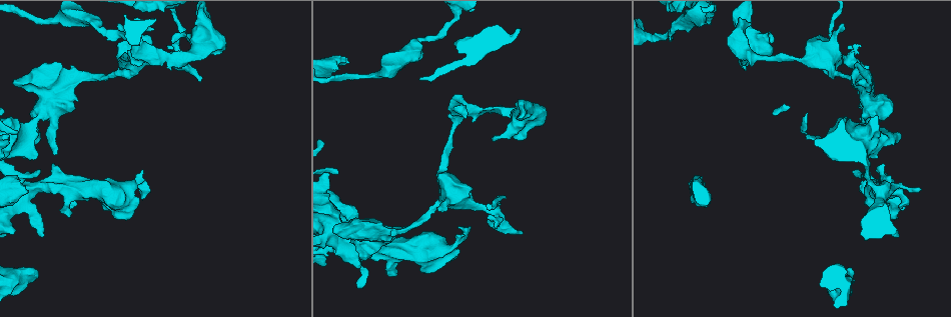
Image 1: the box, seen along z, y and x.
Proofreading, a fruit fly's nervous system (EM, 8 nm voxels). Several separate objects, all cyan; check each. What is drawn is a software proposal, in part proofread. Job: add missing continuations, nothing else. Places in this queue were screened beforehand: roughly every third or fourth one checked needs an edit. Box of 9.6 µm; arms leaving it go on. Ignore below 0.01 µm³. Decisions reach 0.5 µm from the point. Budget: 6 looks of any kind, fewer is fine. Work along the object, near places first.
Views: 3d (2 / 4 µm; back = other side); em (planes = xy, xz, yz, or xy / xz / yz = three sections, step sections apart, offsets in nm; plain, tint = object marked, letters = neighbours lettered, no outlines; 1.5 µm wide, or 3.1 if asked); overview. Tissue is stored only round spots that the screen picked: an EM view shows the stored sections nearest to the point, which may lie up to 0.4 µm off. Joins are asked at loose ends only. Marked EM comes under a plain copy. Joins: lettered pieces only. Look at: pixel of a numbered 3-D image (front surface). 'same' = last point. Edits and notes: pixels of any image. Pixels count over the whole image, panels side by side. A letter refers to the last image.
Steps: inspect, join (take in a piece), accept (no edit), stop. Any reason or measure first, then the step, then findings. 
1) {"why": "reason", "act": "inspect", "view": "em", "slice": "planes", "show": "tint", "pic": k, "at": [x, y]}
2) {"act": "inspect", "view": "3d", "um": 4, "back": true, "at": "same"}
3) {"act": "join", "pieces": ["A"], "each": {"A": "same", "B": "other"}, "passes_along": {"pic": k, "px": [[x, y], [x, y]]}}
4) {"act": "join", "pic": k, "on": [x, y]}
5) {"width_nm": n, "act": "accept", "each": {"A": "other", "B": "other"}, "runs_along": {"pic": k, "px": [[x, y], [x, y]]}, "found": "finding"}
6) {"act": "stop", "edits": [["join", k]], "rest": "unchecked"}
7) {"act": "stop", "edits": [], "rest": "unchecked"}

{"why": "stops while still wide", "act": "inspect", "view": "3d", "um": 4, "pic": 1, "at": [876, 158]}

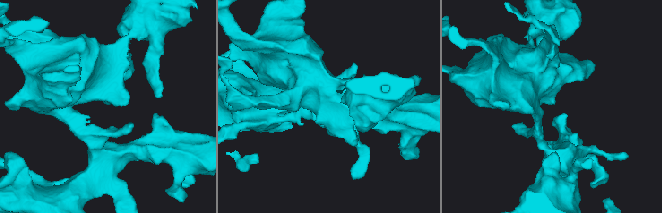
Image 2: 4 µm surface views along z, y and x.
{"act": "inspect", "view": "em", "slice": "yz", "step": 4, "show": "tint", "pic": 2, "at": [106, 103]}

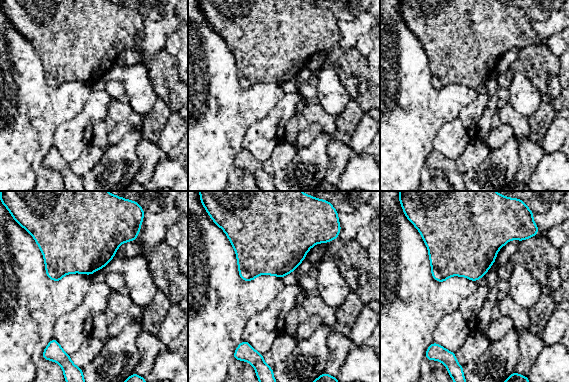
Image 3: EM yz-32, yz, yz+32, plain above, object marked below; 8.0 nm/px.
{"act": "inspect", "view": "em", "slice": "planes", "show": "letters", "at": "same"}

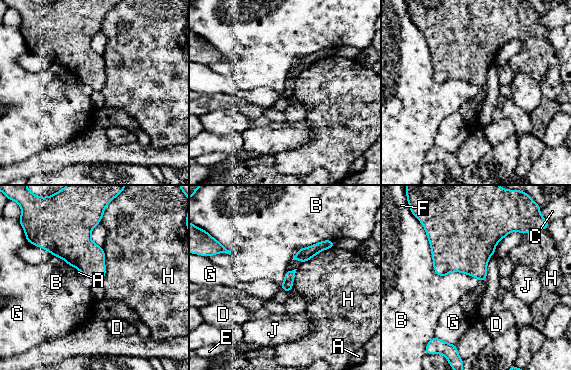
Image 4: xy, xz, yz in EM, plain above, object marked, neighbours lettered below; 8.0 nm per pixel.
{"act": "accept", "each": {"A": "other", "B": "other", "C": "other", "D": "other", "E": "other", "F": "other", "G": "other", "H": "other", "J": "other"}, "border": {"pic": 4, "px": [[426, 234], [433, 270], [446, 276]]}, "found": "none of them fits"}

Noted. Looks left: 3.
{"why": "branch stops here", "act": "inspect", "view": "3d", "um": 2, "pic": 1, "at": [119, 25]}

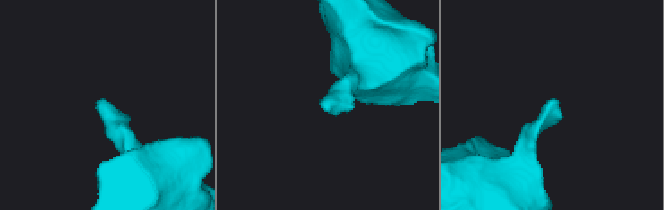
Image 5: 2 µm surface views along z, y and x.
{"act": "inspect", "view": "em", "slice": "xy", "step": 8, "show": "letters", "pic": 5, "at": [96, 107]}

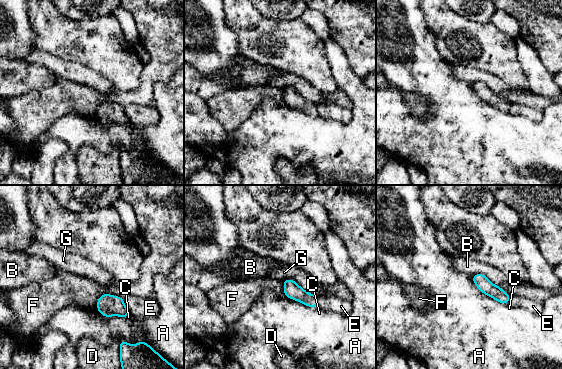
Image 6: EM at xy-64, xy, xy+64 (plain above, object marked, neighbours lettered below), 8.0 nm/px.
{"longest_contact_nm": ["A", 360], "act": "accept", "each": {"A": "other", "B": "other", "C": "other", "D": "other", "E": "other", "F": "other", "G": "other"}, "border": {"pic": 6, "px": [[123, 299], [102, 294], [96, 309]]}, "found": "no lettered piece goes on from it"}

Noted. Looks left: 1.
{"why": "end of a long branch", "act": "inspect", "view": "em", "slice": "xy", "step": 8, "show": "letters", "pic": 1, "at": [23, 190]}

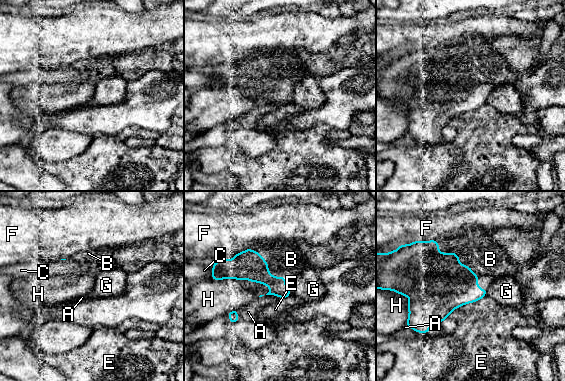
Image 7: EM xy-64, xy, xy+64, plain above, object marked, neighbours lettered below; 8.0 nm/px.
{"act": "join", "pieces": ["B"], "each": {"A": "other", "B": "same", "C": "other", "E": "other", "F": "other", "G": "other", "H": "other"}, "found": "it goes on there"}

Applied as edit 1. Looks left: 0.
{"act": "stop", "edits": [["join", 7]], "rest": "unchecked"}

